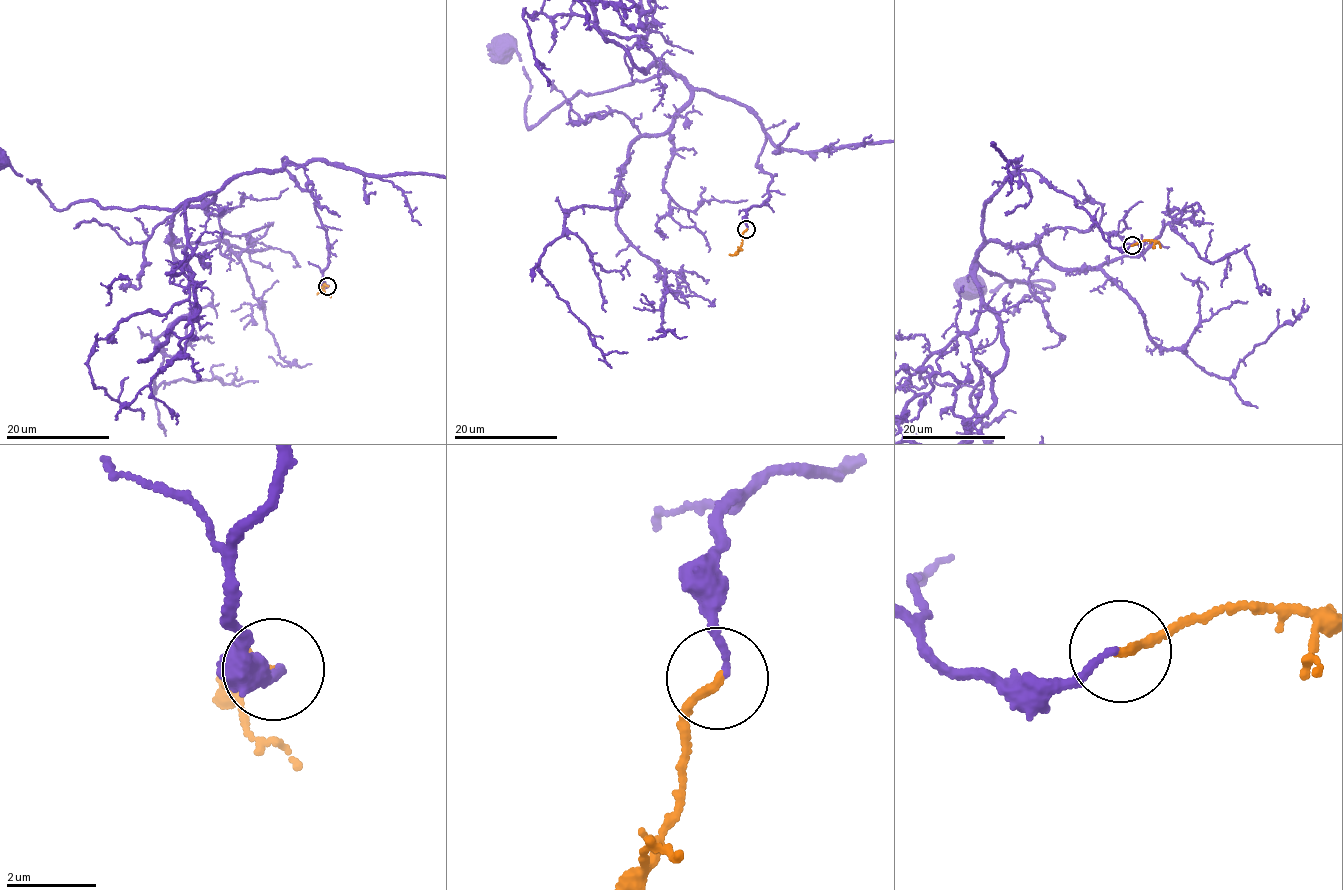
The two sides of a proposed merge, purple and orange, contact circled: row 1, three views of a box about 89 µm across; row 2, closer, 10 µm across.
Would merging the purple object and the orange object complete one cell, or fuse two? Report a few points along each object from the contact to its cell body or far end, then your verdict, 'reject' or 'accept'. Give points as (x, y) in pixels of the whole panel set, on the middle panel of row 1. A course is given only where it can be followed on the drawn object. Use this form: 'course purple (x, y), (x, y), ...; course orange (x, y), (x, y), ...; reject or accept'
course purple (747, 229), (772, 176), (742, 105), (662, 73), (576, 93), (529, 128), (529, 78), (505, 49); course orange (747, 229), (738, 251), (742, 250); accept

